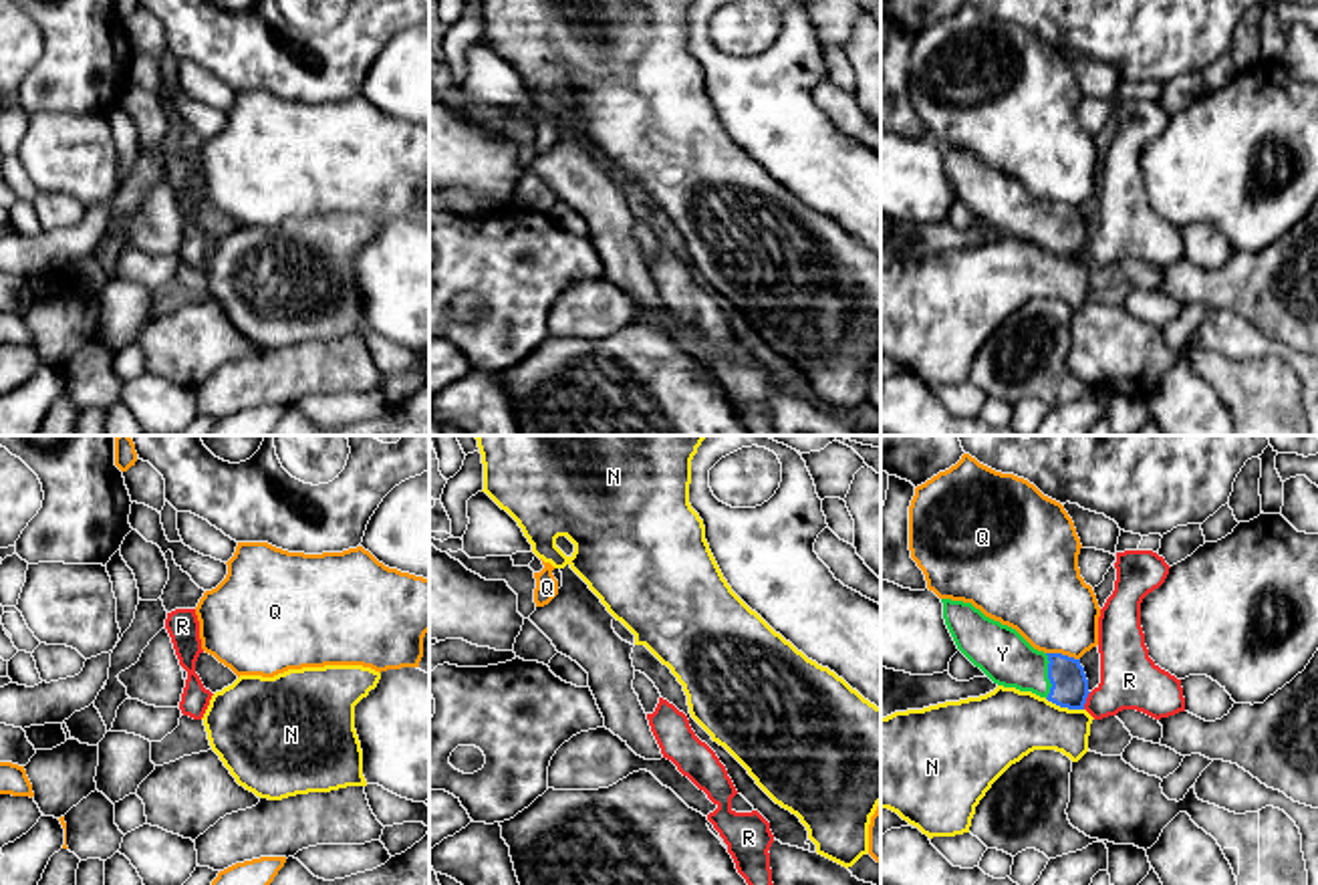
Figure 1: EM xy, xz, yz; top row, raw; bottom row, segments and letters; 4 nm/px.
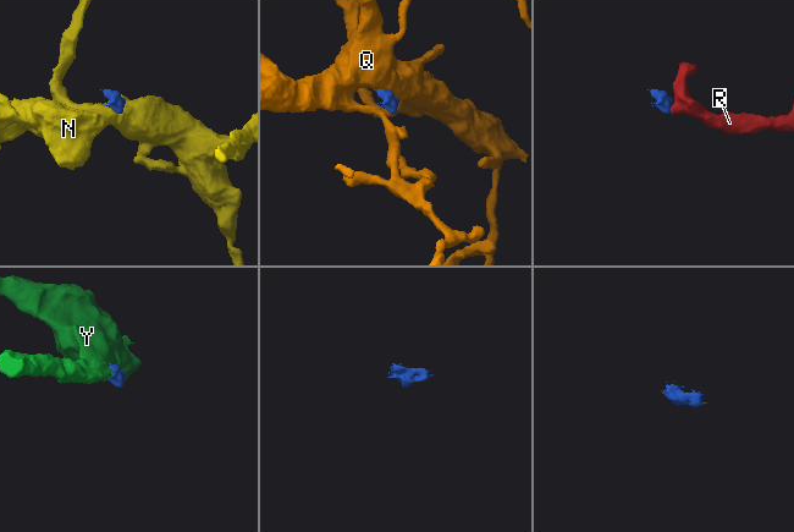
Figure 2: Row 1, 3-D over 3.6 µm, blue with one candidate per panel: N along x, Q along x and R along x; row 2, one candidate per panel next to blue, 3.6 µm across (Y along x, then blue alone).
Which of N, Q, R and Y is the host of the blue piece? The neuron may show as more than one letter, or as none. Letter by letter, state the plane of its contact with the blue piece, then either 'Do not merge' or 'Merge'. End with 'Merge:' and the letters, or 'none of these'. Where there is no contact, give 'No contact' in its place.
N: Touches blue in yz. Do not merge
Q: Touches blue in yz. Do not merge
R: Touches blue in yz. Merge
Y: Touches blue in yz. Merge
Merge: R, Y

